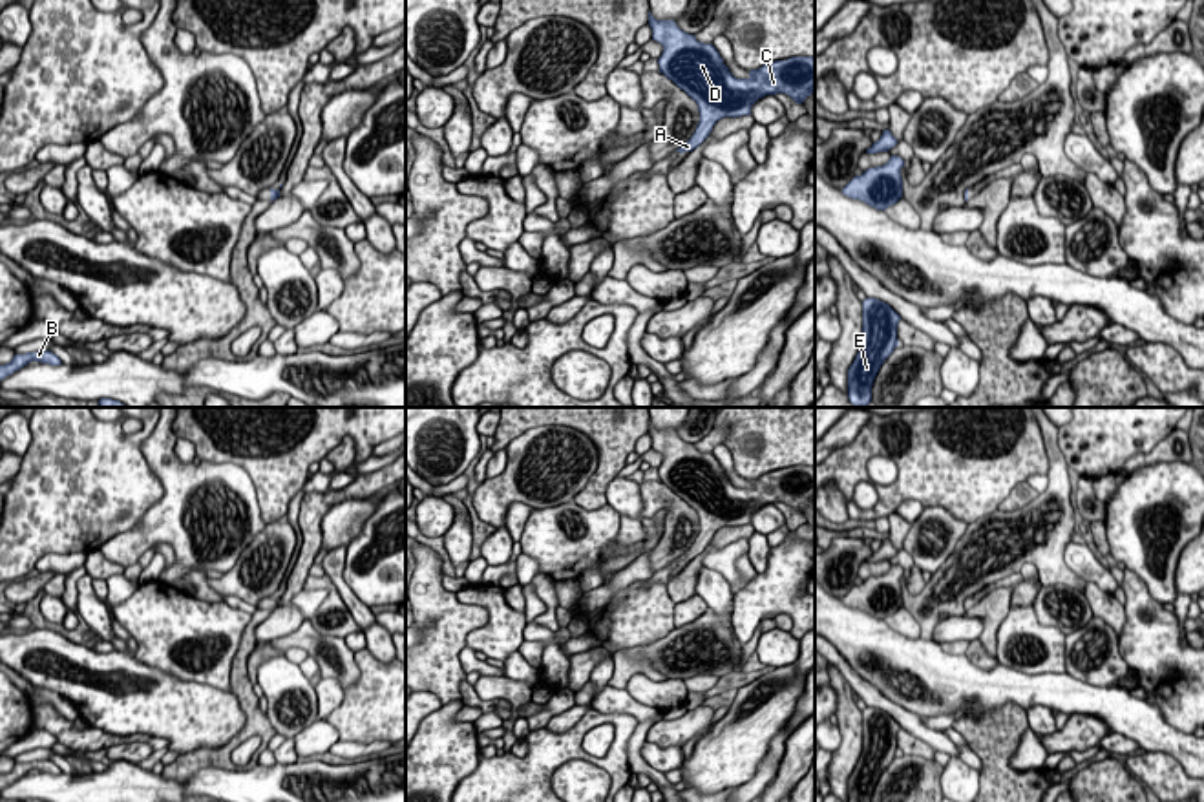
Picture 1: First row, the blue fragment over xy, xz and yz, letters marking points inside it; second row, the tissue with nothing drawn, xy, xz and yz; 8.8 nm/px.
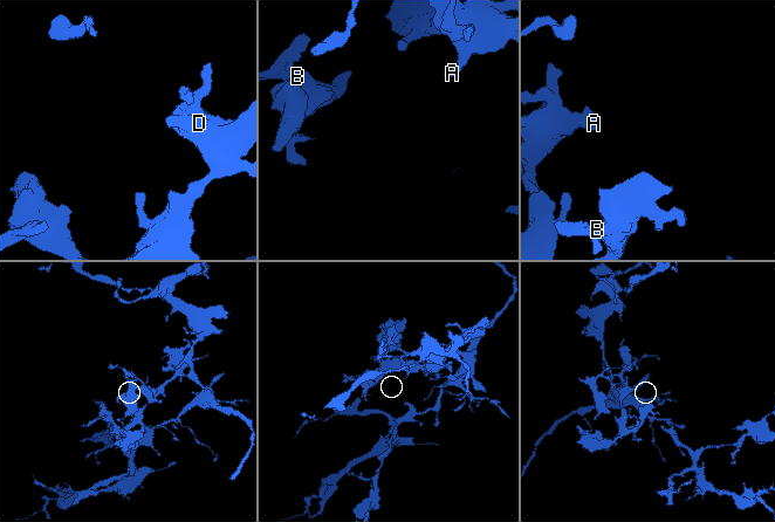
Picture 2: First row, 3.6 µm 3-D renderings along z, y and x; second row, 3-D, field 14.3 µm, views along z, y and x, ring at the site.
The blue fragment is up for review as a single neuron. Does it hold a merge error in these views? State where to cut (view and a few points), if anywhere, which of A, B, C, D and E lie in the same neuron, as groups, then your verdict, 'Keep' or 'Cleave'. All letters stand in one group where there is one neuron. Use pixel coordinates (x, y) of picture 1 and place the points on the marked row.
No split. Groups: A B C D E. Keep

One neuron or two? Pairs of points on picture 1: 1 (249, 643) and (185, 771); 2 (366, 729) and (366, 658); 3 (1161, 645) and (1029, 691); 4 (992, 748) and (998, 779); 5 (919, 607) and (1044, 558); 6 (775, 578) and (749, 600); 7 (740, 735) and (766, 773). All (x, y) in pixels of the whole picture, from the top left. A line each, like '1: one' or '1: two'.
1: one
2: one
3: two
4: one
5: one
6: one
7: two

